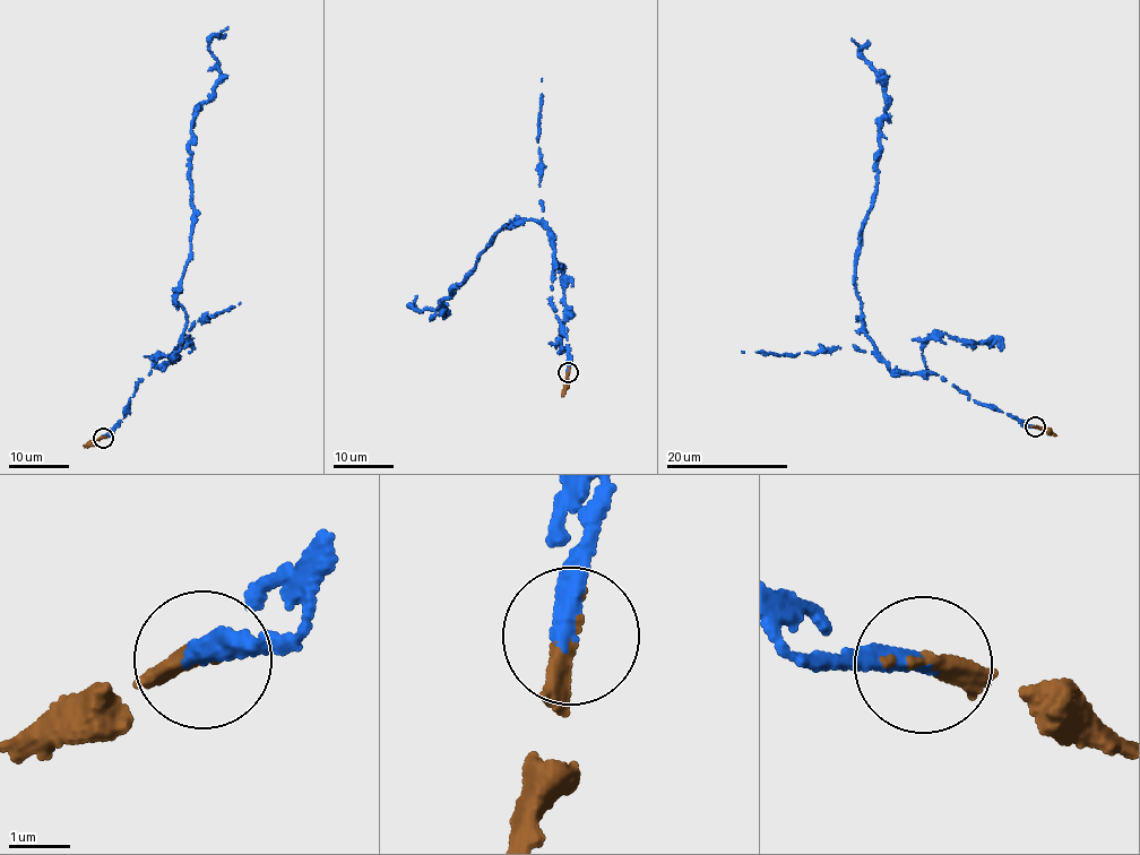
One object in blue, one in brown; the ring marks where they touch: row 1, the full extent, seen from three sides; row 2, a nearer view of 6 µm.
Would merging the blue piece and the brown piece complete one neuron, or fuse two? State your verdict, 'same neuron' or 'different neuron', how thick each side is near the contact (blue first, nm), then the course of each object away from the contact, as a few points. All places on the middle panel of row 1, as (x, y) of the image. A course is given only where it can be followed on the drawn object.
same neuron; 320 nm thick on the blue side, 320 nm on the other; blue runs (568, 372), (551, 286), (551, 233), (532, 219), (492, 235), (441, 302), (445, 312), (413, 308), (415, 296); brown runs (568, 372), (561, 396)

